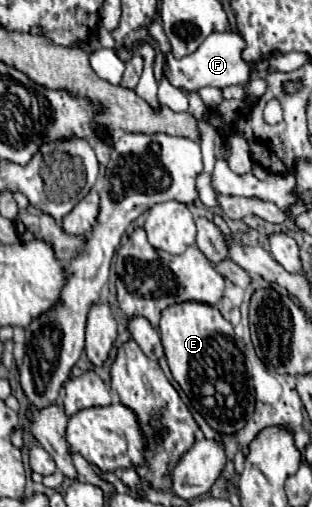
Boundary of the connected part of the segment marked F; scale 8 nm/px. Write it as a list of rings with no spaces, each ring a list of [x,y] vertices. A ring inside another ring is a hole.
[[[213,32],[193,54],[183,56],[183,58],[175,58],[173,52],[169,52],[165,56],[165,64],[163,64],[163,74],[167,76],[167,80],[179,88],[181,92],[187,94],[189,98],[189,112],[197,118],[197,120],[207,120],[209,118],[209,110],[203,104],[199,90],[205,86],[215,86],[215,88],[227,88],[227,86],[235,86],[235,84],[247,84],[249,82],[249,74],[253,70],[267,70],[267,58],[255,64],[247,64],[241,58],[241,50],[243,50],[245,42],[239,34],[235,32]]]

